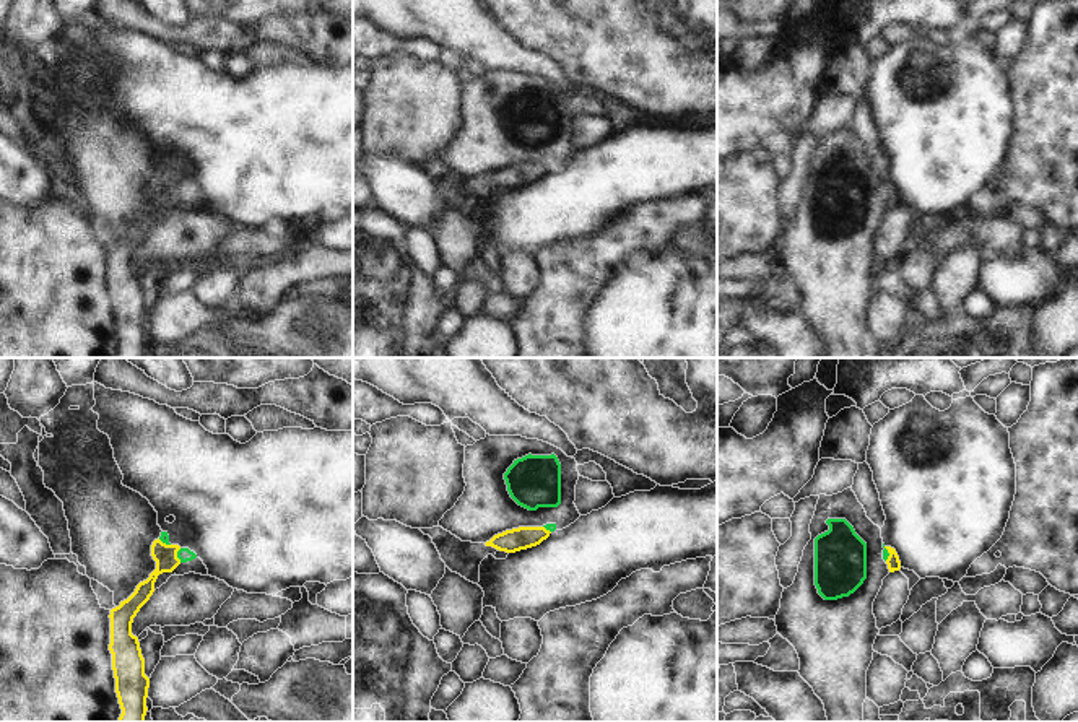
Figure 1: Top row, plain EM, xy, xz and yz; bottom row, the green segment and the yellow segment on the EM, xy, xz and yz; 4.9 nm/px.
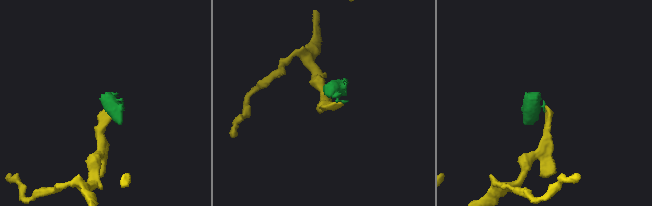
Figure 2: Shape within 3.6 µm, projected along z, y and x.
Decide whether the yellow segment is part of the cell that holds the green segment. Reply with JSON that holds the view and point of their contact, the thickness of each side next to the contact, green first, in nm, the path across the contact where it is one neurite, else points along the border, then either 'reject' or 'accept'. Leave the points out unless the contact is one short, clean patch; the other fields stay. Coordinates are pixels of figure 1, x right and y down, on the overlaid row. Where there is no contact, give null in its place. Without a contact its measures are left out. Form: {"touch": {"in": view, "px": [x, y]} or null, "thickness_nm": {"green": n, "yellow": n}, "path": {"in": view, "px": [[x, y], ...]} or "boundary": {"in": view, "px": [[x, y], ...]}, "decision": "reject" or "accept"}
{"touch": {"in": "xy", "px": [178, 555]}, "thickness_nm": {"green": 70, "yellow": 110}, "boundary": {"in": "xy", "px": [[181, 548], [178, 552], [179, 561]]}, "decision": "reject"}

